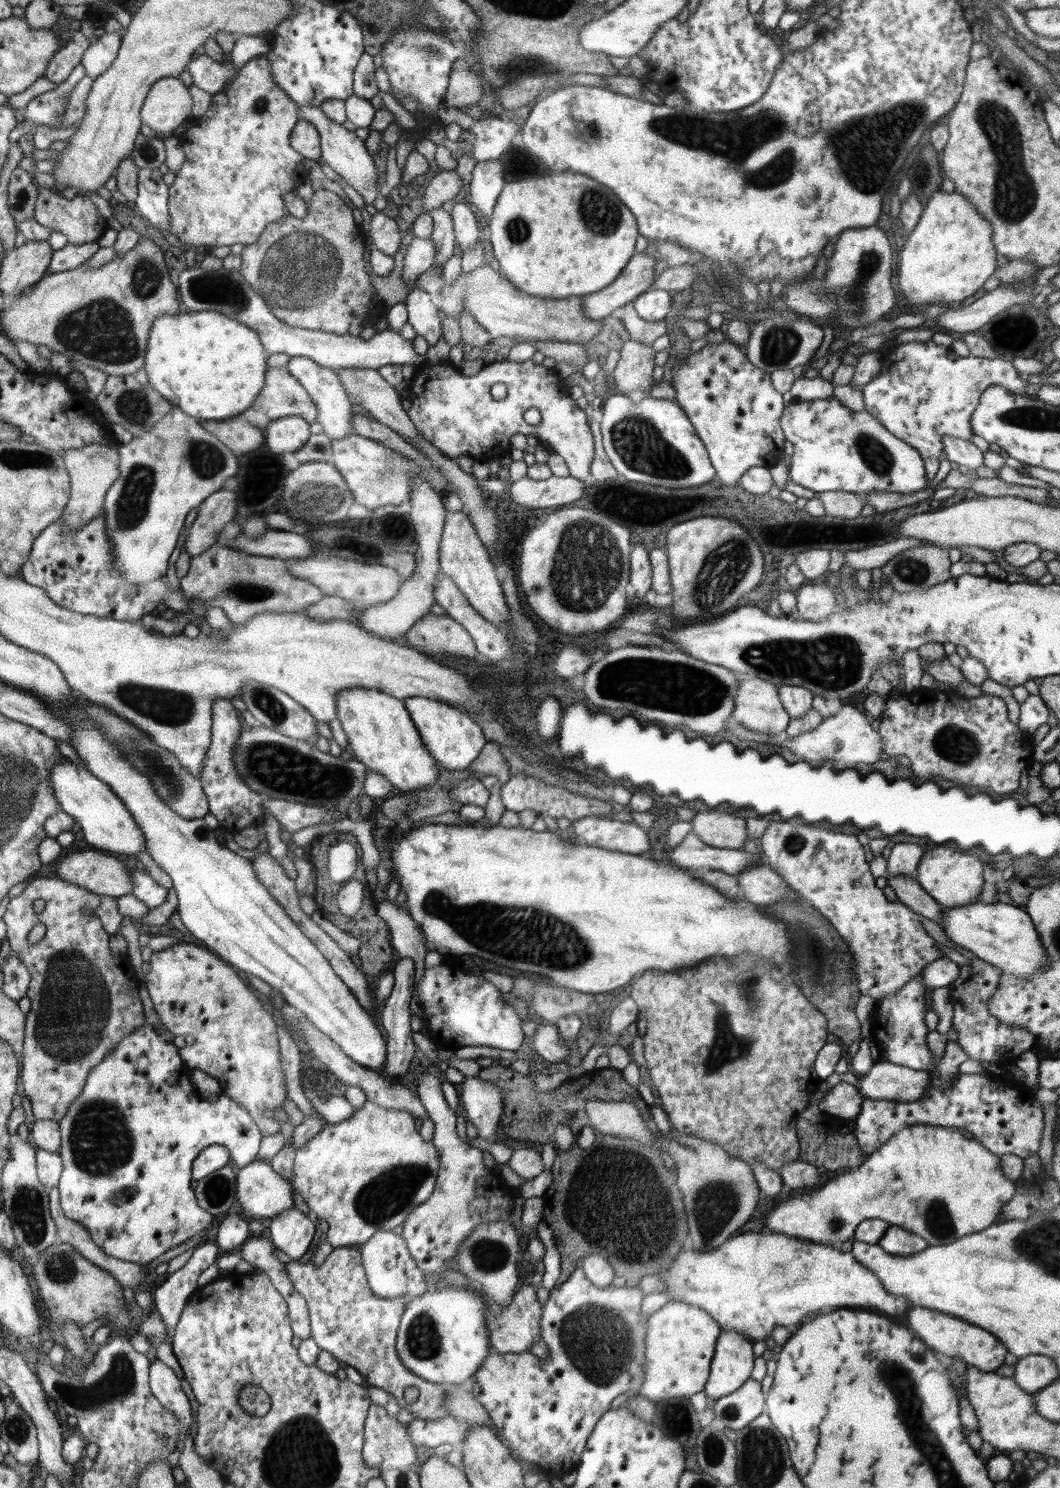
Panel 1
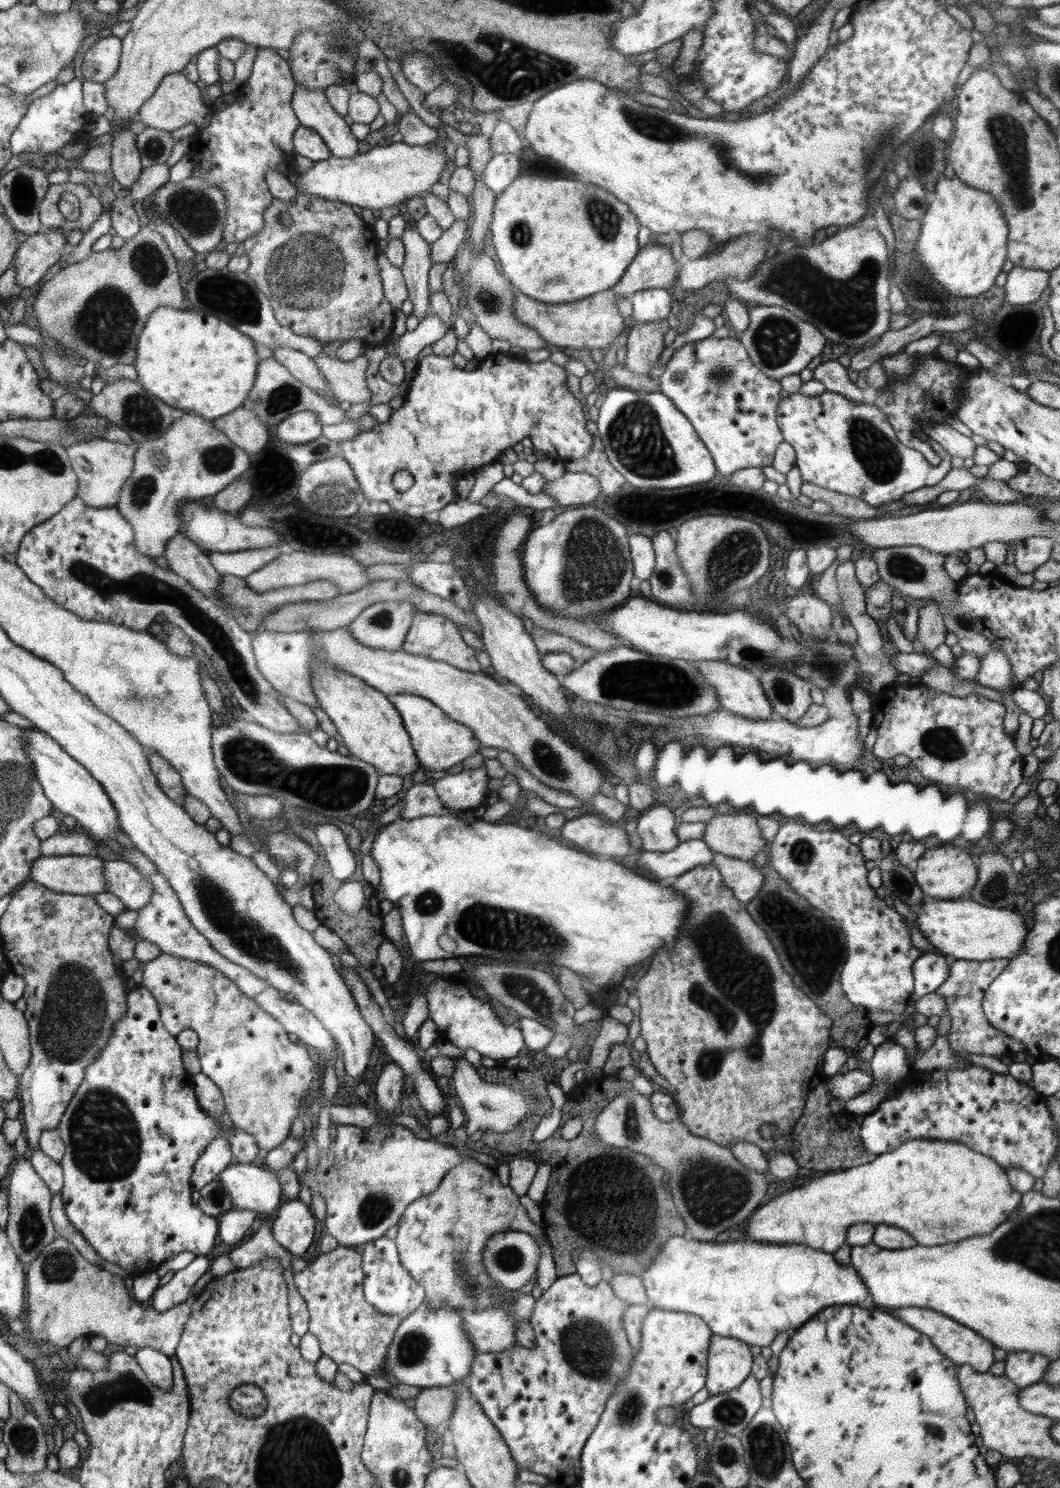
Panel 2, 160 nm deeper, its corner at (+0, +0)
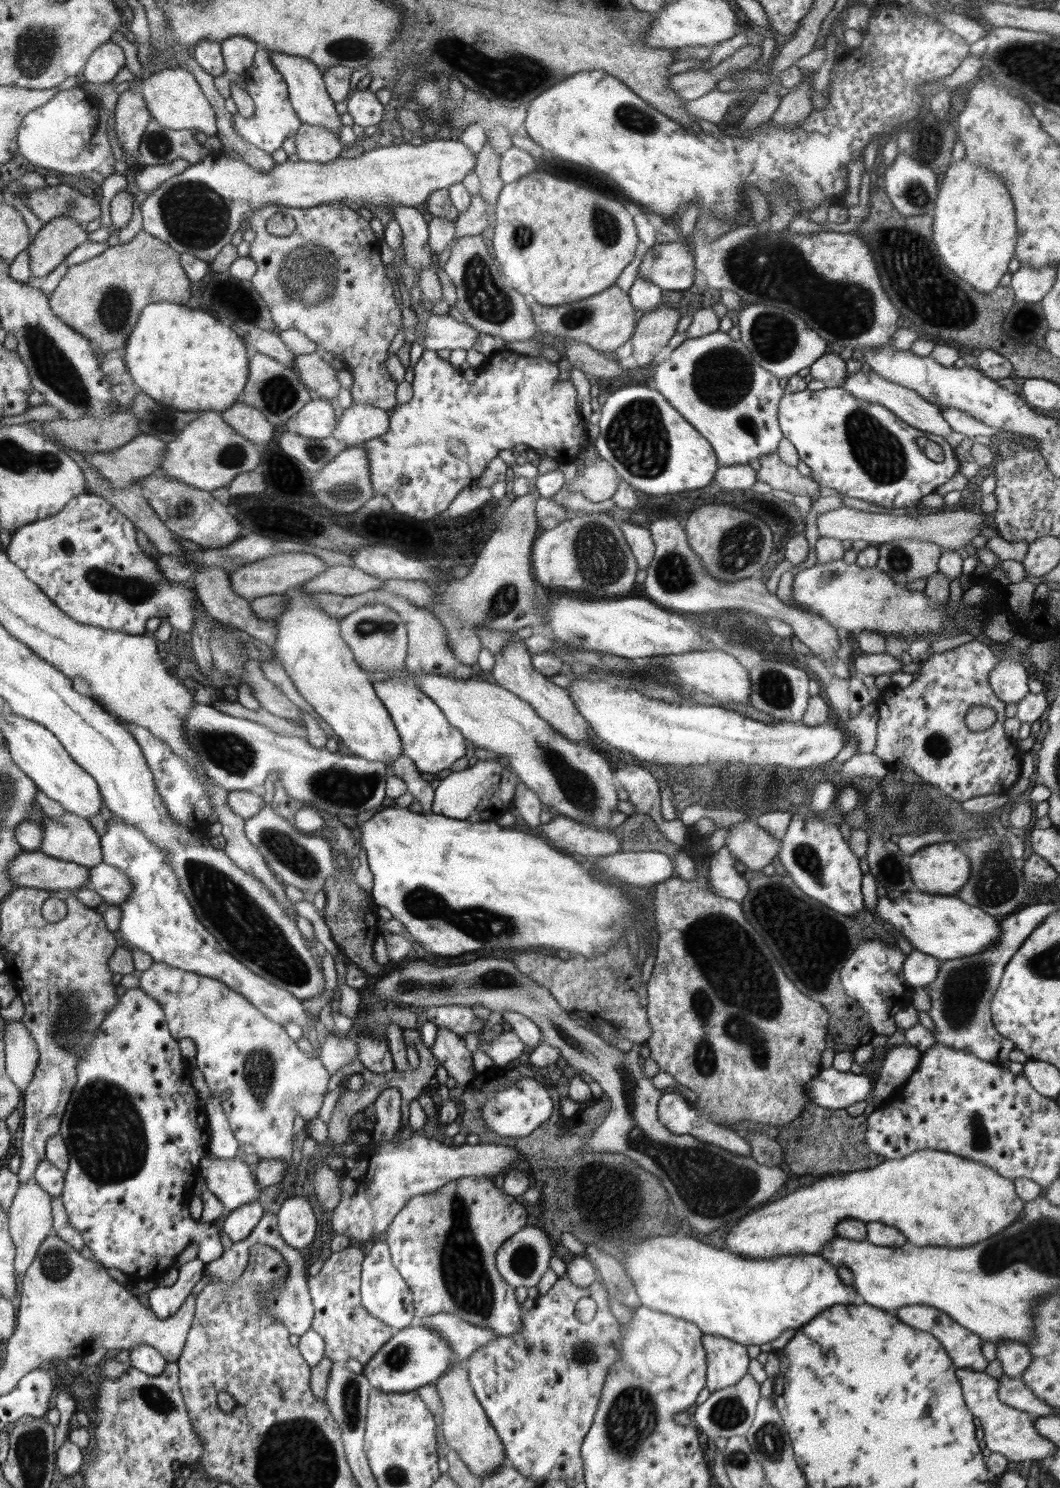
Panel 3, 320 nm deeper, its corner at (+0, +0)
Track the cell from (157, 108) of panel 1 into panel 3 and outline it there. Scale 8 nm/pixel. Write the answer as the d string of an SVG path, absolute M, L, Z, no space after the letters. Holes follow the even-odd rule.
M178 66L164 69L148 78L142 78L140 86L139 91L144 95L151 118L154 118L160 126L170 130L198 130L207 137L217 135L215 110L191 72Z

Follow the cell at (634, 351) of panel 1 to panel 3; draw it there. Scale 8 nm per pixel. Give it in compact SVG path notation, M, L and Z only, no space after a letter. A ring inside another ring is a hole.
M664 304L643 314L631 337L634 346L631 356L636 359L640 368L650 366L659 360L659 351L666 347L676 334L680 320L680 313Z

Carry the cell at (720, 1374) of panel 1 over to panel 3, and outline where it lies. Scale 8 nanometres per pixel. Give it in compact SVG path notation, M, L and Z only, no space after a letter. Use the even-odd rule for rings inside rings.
M712 1334L702 1335L706 1352L707 1383L710 1392L735 1385L748 1370L747 1348L729 1338Z

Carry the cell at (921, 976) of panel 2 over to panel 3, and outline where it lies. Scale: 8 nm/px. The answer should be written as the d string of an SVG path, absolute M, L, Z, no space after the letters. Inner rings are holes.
M914 950L903 962L904 980L914 988L925 987L936 980L941 962L934 956Z

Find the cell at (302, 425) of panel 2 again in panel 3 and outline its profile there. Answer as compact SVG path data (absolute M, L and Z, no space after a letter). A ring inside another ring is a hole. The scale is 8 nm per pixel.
M312 398L289 421L293 432L306 438L333 436L336 428L336 414L329 400Z

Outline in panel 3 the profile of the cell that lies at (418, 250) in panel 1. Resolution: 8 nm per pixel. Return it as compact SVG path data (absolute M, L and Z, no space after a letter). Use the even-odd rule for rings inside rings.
M479 194L473 195L471 197L471 203L469 204L469 207L464 212L459 213L458 218L455 221L455 238L453 239L453 242L460 237L480 236L488 226L489 226L488 203Z

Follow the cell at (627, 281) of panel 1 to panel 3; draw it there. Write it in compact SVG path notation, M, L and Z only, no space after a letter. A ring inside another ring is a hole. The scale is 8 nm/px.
M677 240L649 248L636 277L648 279L663 290L686 290L694 284L695 271L691 244Z

